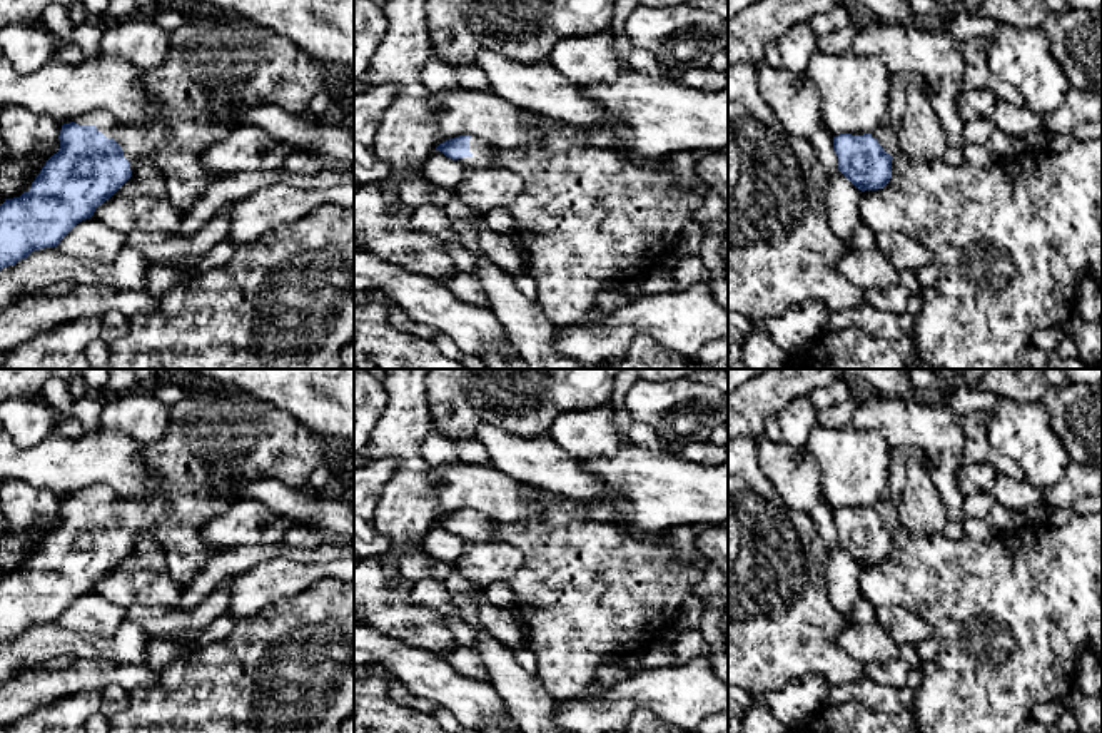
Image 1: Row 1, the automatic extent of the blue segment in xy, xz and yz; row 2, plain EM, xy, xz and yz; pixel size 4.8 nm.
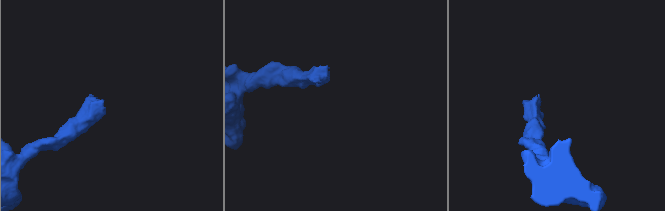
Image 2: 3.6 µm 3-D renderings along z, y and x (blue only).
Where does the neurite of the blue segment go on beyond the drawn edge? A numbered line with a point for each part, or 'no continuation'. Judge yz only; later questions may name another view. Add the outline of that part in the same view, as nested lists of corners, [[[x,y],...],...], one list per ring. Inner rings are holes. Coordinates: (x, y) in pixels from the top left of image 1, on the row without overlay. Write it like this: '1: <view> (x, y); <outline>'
1: yz (887, 506); [[[912,446],[890,449],[888,486],[885,494],[872,506],[887,528],[895,531],[898,523],[898,503],[907,486],[907,468],[910,461],[922,464],[930,474],[935,461],[925,451]]]

